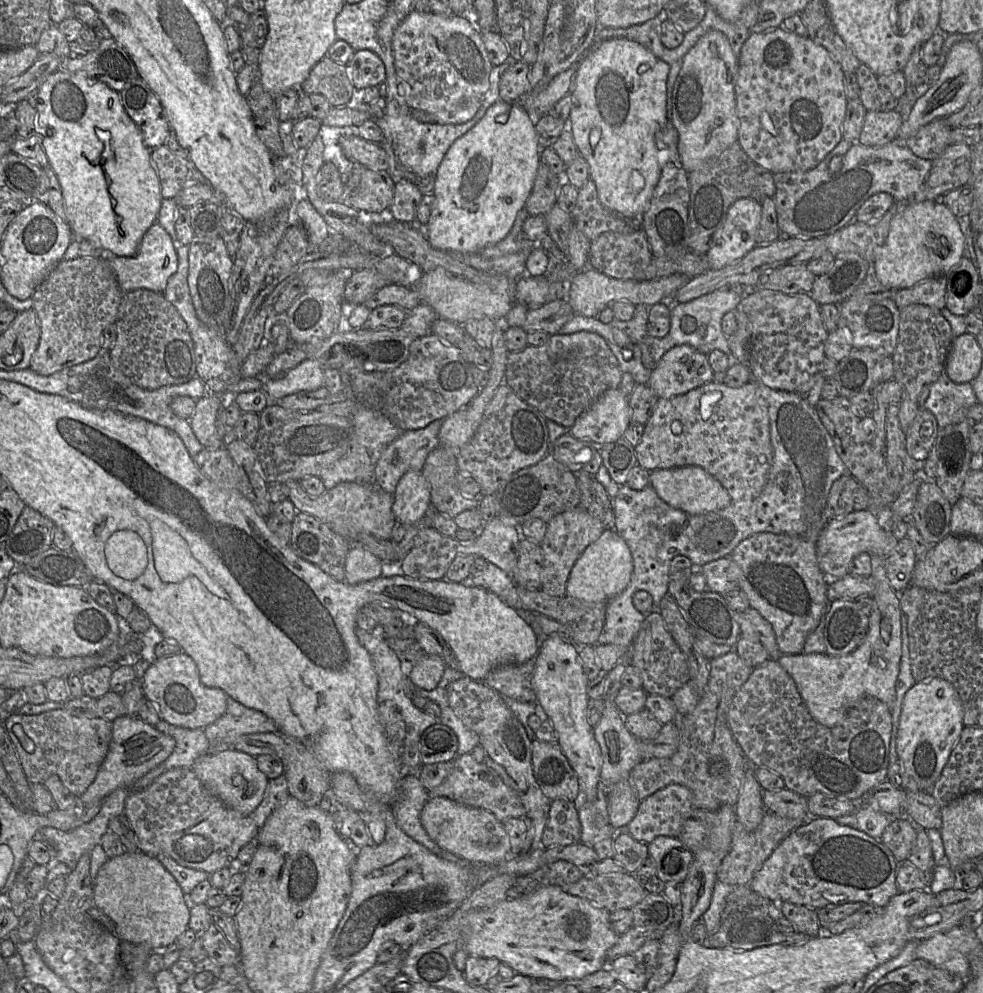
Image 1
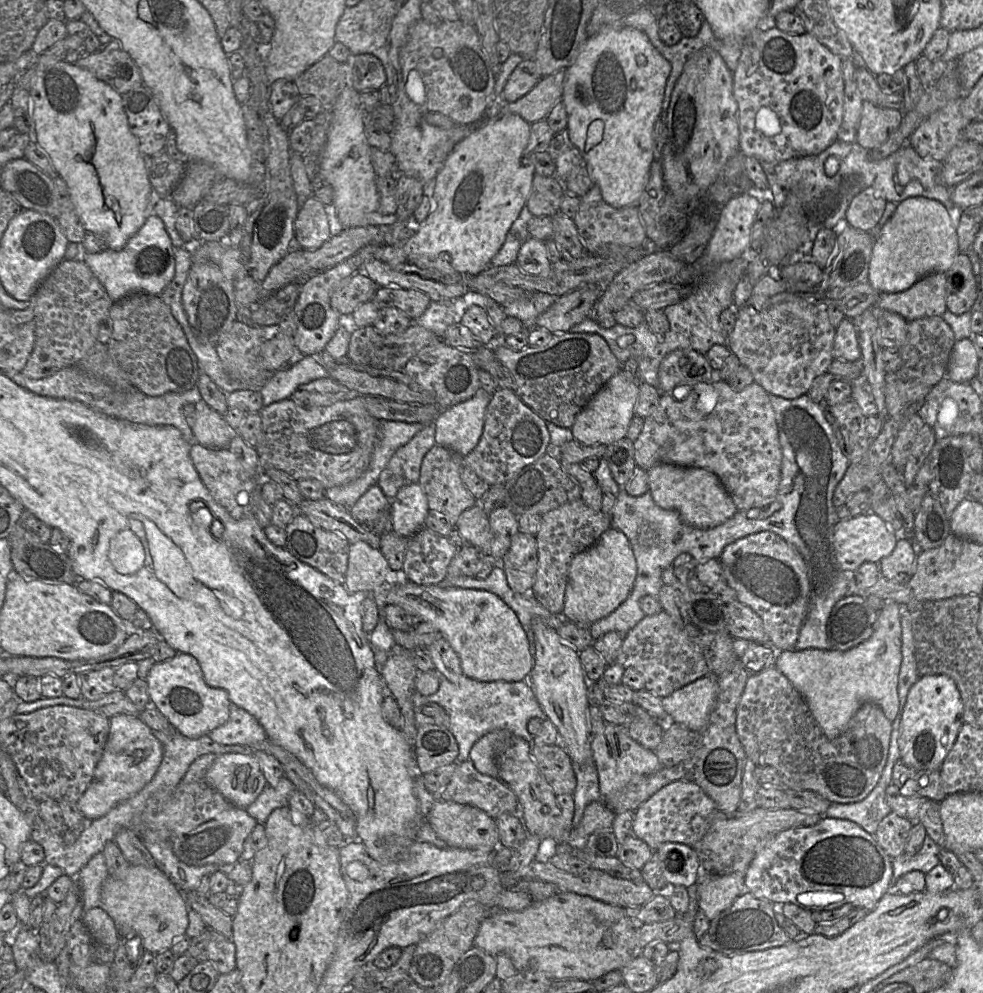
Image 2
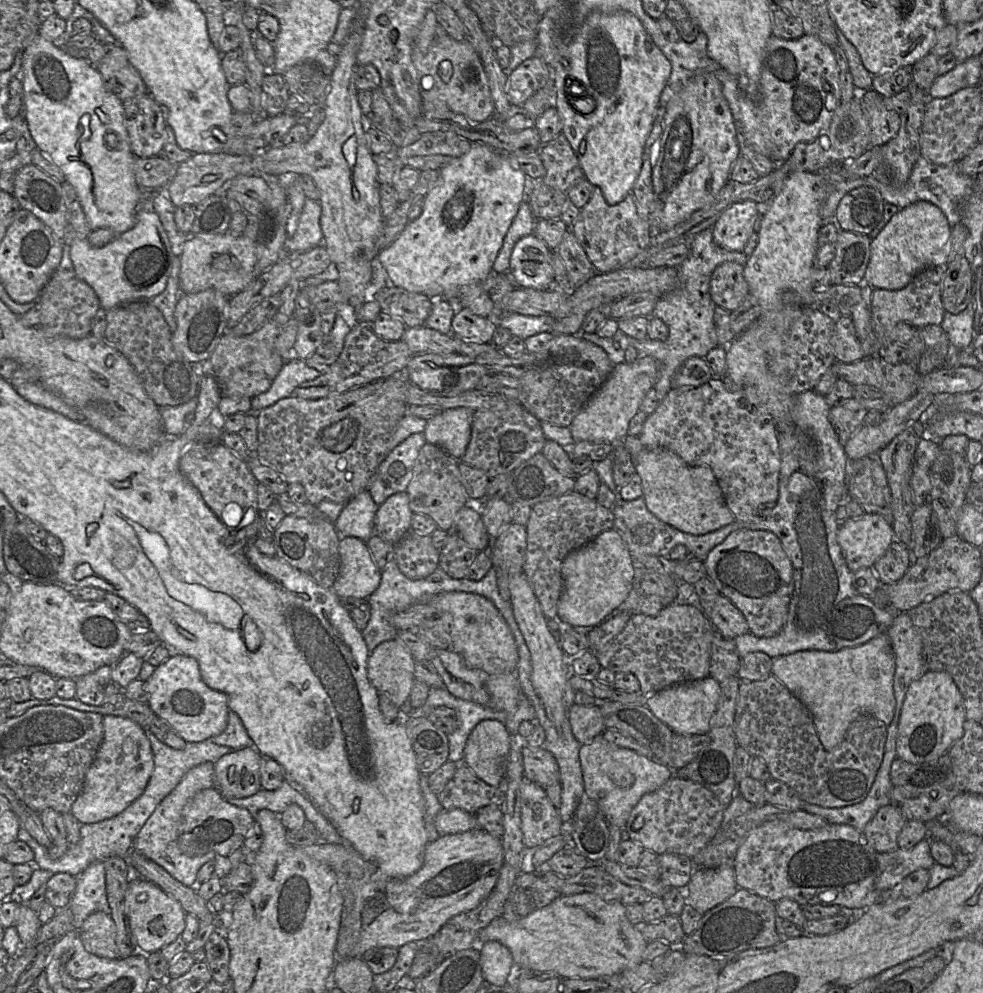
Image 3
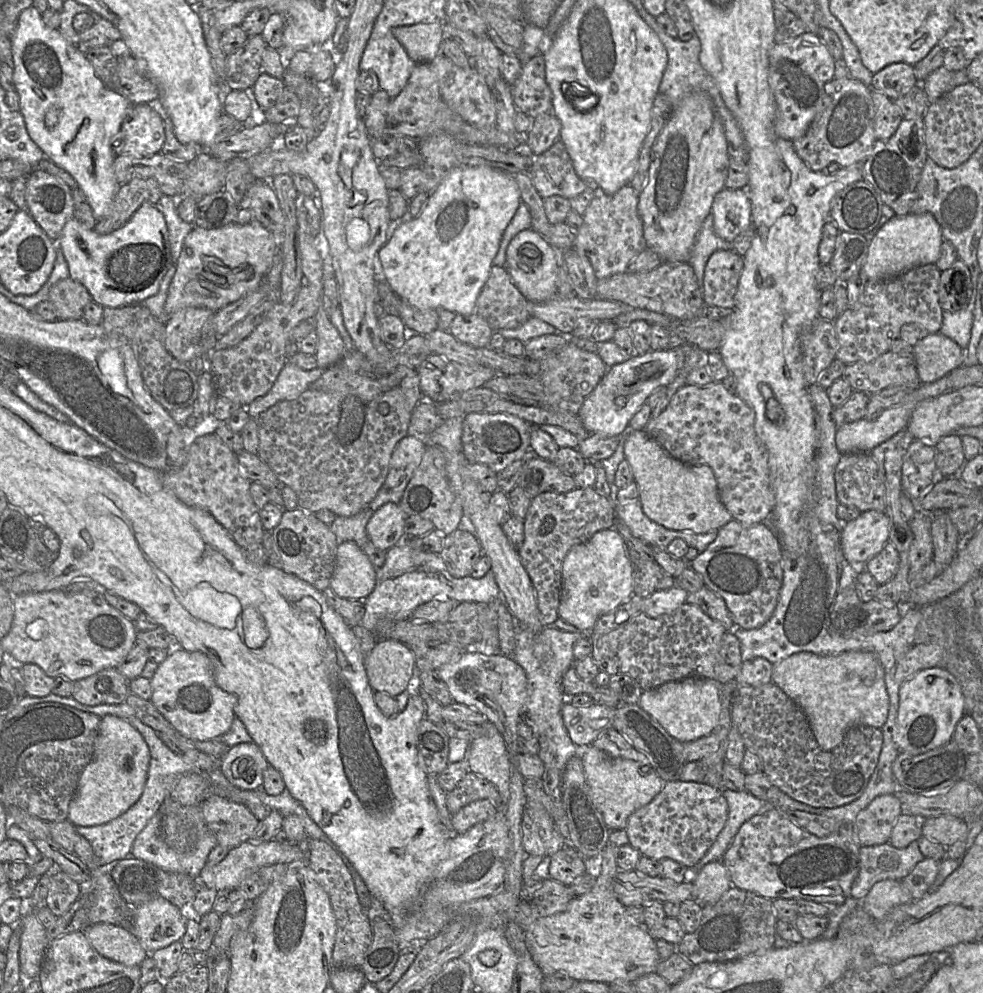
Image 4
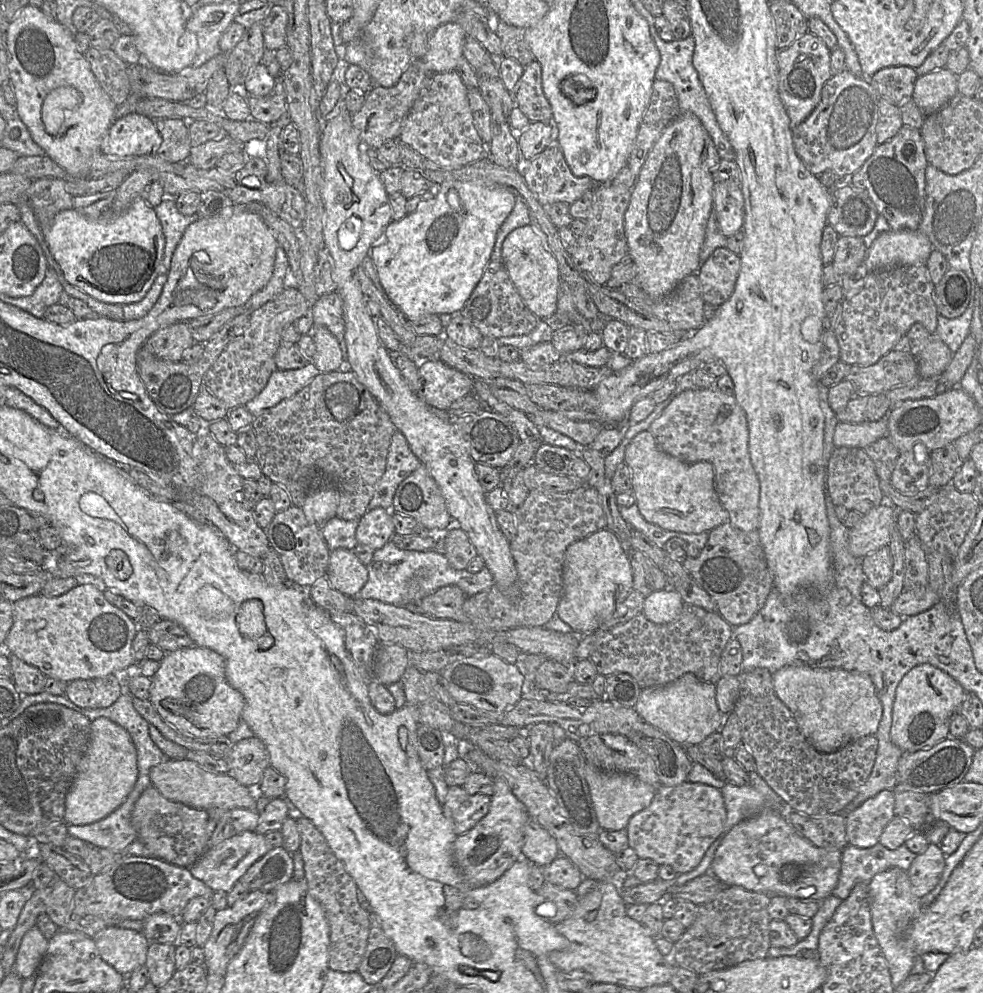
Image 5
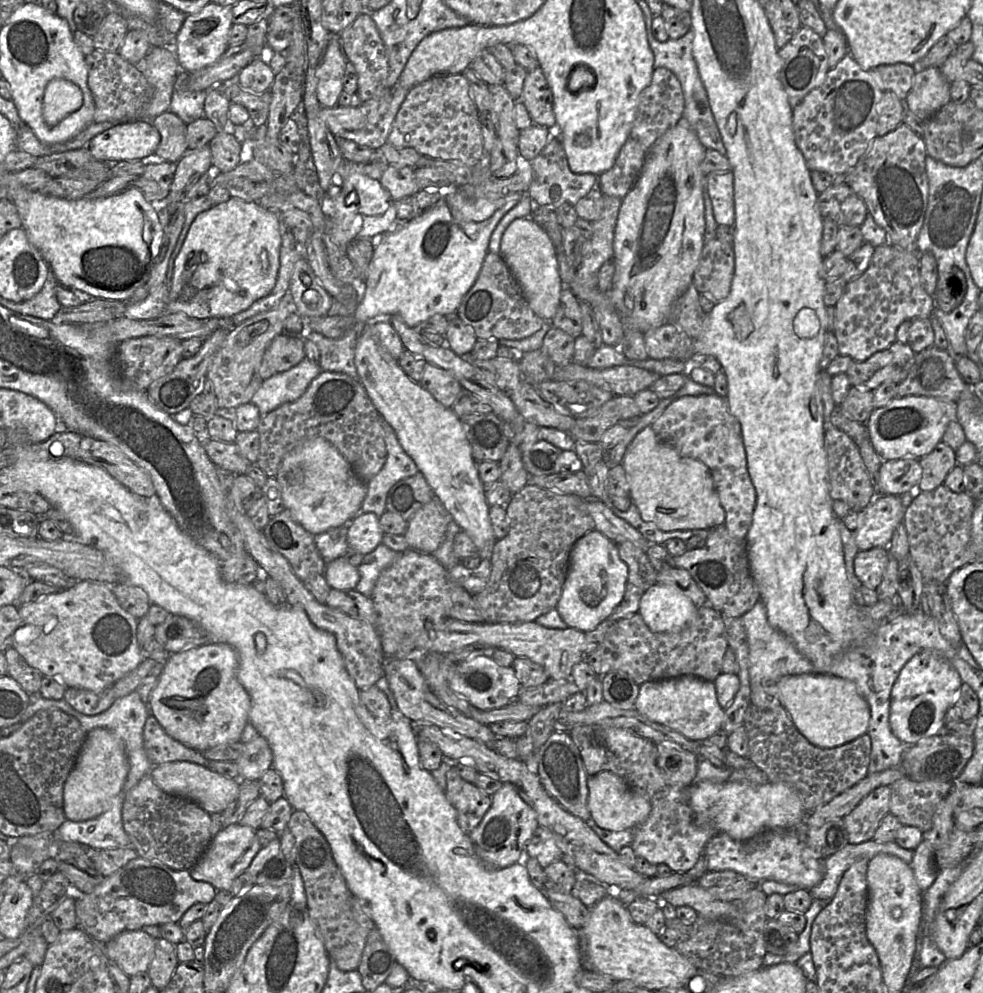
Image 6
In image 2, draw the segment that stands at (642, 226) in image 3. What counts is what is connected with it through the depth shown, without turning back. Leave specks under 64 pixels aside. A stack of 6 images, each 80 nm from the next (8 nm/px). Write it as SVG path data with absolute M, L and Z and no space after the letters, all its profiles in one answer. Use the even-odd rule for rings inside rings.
M594 185L580 198L578 212L573 219L579 238L586 251L597 256L604 245L615 244L629 248L638 248L647 242L647 235L637 206L614 208L607 204L598 185Z

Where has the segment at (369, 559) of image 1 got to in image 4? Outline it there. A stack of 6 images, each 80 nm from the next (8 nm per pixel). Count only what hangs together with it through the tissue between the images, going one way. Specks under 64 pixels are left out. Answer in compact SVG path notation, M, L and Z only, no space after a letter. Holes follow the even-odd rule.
M355 542L339 543L330 588L339 597L364 600L376 584L376 568Z

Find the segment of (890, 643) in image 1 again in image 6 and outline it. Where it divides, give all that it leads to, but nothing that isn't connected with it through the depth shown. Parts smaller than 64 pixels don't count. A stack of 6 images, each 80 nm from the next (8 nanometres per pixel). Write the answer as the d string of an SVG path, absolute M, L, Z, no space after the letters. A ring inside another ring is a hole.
M805 673L784 676L776 682L776 686L781 705L811 744L835 748L867 734L870 707L853 681L833 675Z

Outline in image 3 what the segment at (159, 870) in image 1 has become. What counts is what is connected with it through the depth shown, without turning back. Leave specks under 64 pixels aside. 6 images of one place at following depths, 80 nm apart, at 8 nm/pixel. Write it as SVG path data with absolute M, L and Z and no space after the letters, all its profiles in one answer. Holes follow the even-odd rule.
M133 878L124 896L125 914L138 944L138 952L151 954L159 952L181 937L186 925L186 912L181 904L165 893L153 882Z

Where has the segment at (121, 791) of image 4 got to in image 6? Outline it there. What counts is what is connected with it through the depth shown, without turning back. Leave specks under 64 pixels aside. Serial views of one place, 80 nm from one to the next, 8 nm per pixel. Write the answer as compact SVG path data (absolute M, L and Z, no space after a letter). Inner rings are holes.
M104 728L91 730L83 743L76 763L63 789L63 809L66 819L81 822L107 811L121 792L129 772L123 741Z

